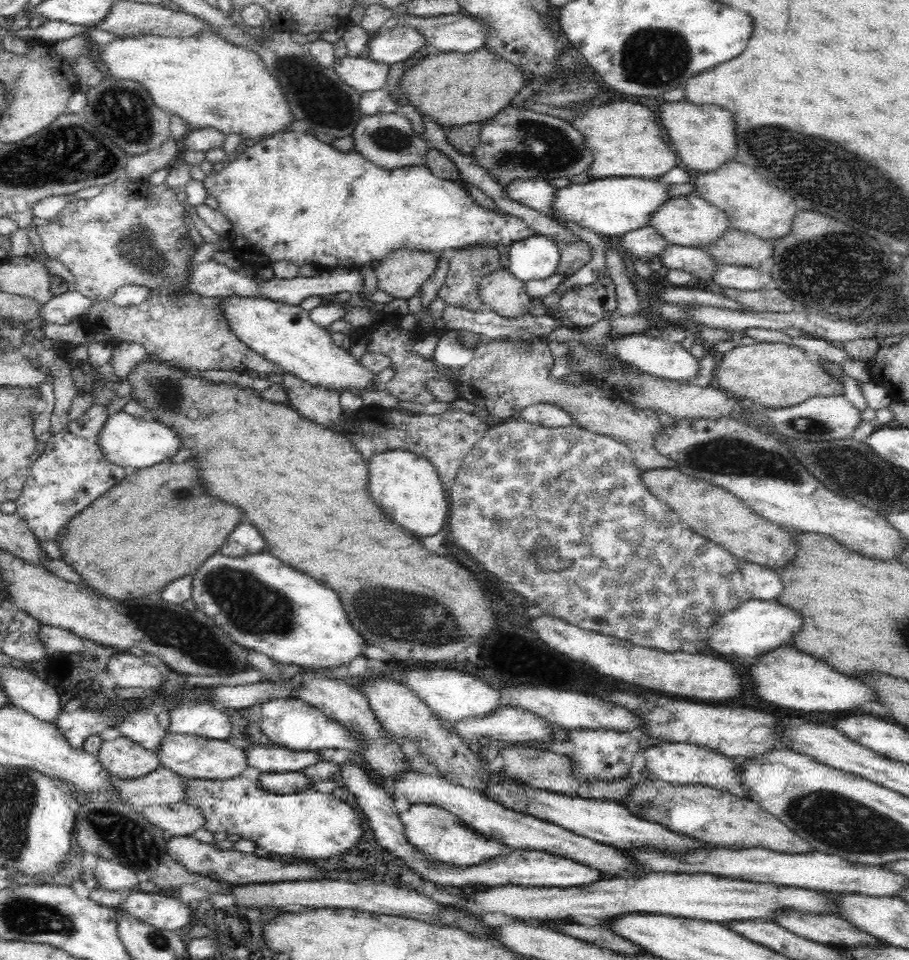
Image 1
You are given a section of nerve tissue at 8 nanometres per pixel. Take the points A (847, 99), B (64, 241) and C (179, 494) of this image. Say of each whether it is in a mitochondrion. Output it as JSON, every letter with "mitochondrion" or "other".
{"A":"other","B":"other","C":"mitochondrion"}

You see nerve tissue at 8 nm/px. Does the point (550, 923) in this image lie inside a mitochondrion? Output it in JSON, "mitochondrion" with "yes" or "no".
{"mitochondrion":"no"}

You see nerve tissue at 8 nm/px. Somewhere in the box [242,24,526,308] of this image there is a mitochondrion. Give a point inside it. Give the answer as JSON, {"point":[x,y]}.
{"point":[317,94]}

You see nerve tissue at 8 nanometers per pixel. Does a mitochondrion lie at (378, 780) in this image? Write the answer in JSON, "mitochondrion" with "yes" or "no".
{"mitochondrion":"no"}

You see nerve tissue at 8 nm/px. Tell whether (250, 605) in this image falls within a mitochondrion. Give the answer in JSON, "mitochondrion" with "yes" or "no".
{"mitochondrion":"yes"}

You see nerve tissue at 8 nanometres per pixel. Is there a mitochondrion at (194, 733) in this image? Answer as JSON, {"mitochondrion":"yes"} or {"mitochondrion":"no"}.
{"mitochondrion":"no"}

